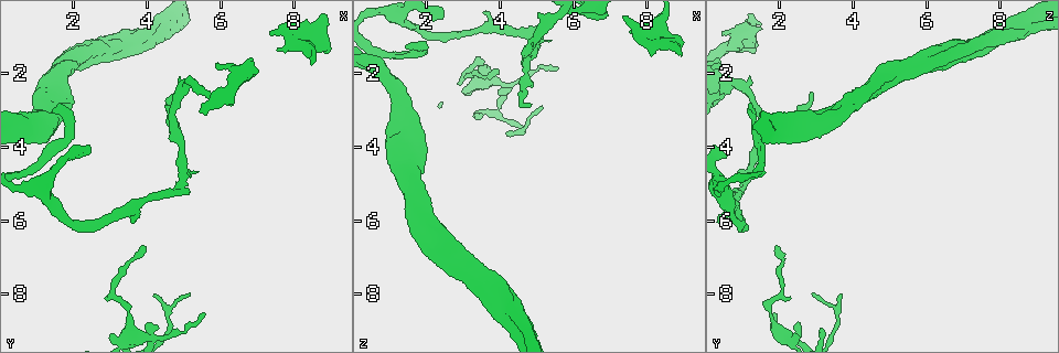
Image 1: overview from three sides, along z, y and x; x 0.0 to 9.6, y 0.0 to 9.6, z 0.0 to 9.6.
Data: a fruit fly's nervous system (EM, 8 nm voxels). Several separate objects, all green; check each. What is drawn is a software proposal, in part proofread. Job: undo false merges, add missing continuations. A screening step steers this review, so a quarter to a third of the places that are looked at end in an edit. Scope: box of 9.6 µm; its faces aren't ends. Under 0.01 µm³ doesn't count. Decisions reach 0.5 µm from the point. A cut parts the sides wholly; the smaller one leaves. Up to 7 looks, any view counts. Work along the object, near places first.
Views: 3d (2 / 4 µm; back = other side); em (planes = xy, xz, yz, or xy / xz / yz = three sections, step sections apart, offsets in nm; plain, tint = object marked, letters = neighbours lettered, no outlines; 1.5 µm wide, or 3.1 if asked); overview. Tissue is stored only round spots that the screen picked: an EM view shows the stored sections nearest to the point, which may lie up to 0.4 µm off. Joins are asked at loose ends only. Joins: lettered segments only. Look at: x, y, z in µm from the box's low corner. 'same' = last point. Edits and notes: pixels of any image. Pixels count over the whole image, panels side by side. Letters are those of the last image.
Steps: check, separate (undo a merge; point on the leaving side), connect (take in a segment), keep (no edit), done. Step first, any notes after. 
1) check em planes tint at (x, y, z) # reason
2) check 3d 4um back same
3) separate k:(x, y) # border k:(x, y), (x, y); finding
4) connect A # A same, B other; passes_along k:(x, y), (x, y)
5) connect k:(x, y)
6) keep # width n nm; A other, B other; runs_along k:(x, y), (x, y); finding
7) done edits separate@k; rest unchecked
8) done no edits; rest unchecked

check 3d 4um at (1.20, 3.45, 2.45) # four-way junction

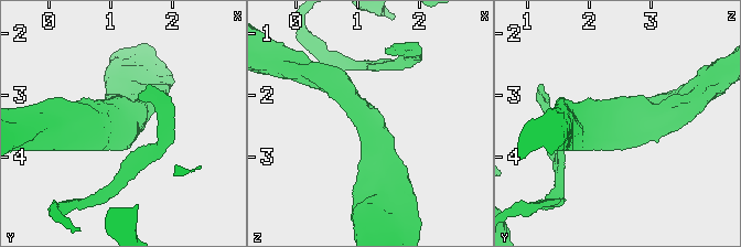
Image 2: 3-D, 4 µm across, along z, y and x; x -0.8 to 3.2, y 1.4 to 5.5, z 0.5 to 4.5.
check em planes letters at (1.25, 3.45, 2.50) # arms 4

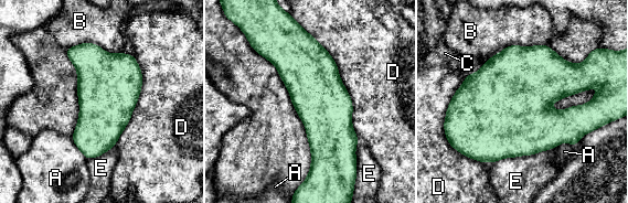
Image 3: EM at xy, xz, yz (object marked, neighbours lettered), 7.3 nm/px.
keep # A other, B other, C other, D other, E other; border 3:(289, 13), (334, 62), (355, 135); continuous, no second cell

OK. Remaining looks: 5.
check 3d 4um at (5.60, 8.50, 1.90) # branch stops here

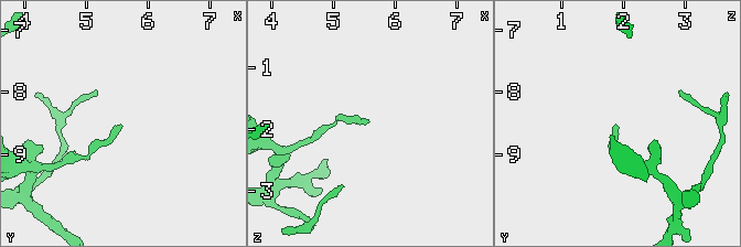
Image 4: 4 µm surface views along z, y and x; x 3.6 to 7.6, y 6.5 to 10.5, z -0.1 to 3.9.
check em planes letters at (5.55, 8.50, 1.85) # now the EM

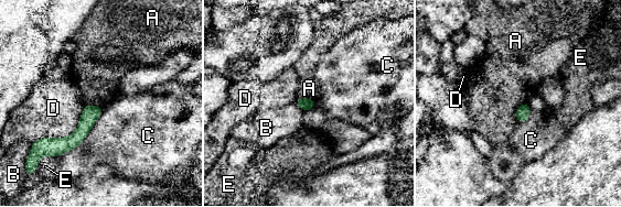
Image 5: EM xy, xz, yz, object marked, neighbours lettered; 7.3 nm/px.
keep # A other, B other, C other, D other, E other; none of them fits

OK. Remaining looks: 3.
check em planes letters at (7.50, 1.35, 0.85) # free end

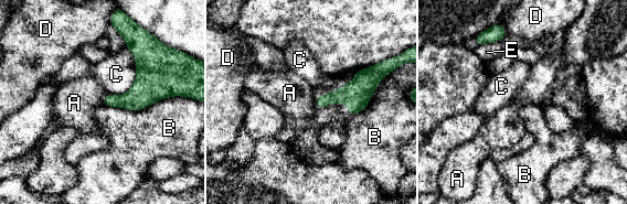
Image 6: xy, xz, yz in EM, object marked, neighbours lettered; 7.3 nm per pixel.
keep # A other, B other, C other, D other, E other; border 6:(106, 95), (102, 103); none of them fits

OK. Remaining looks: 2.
done no edits; rest unchecked

